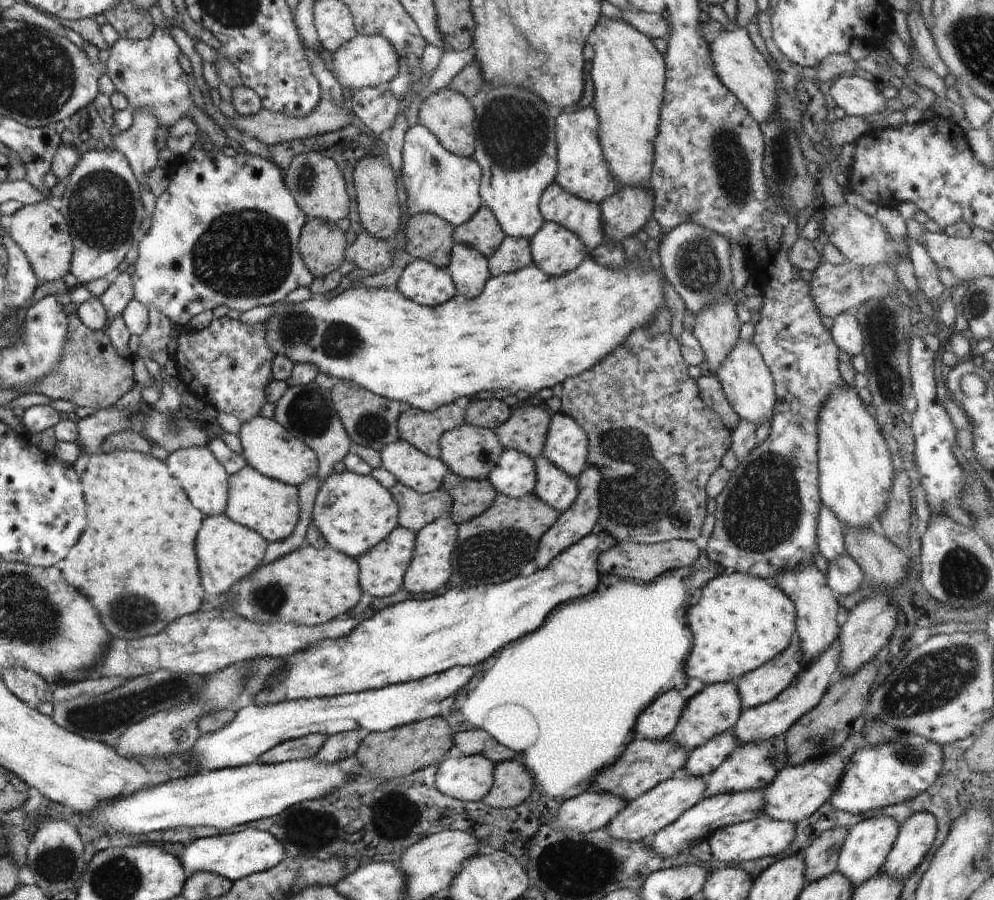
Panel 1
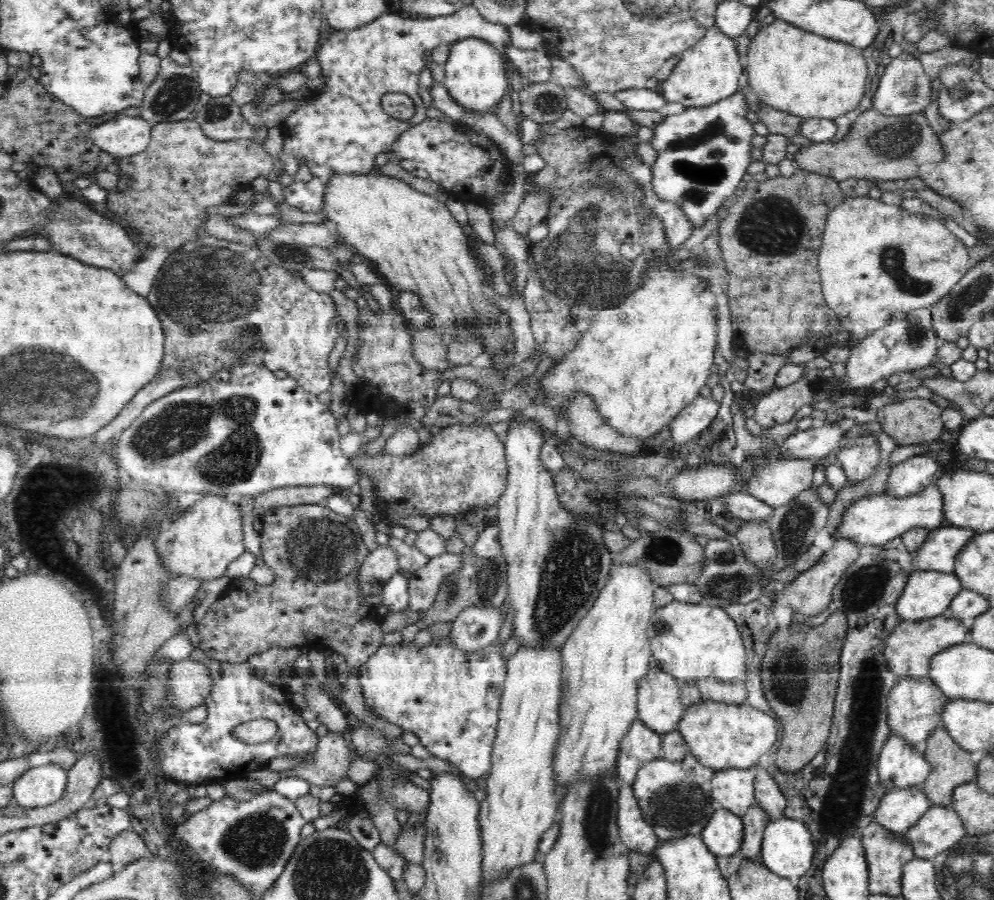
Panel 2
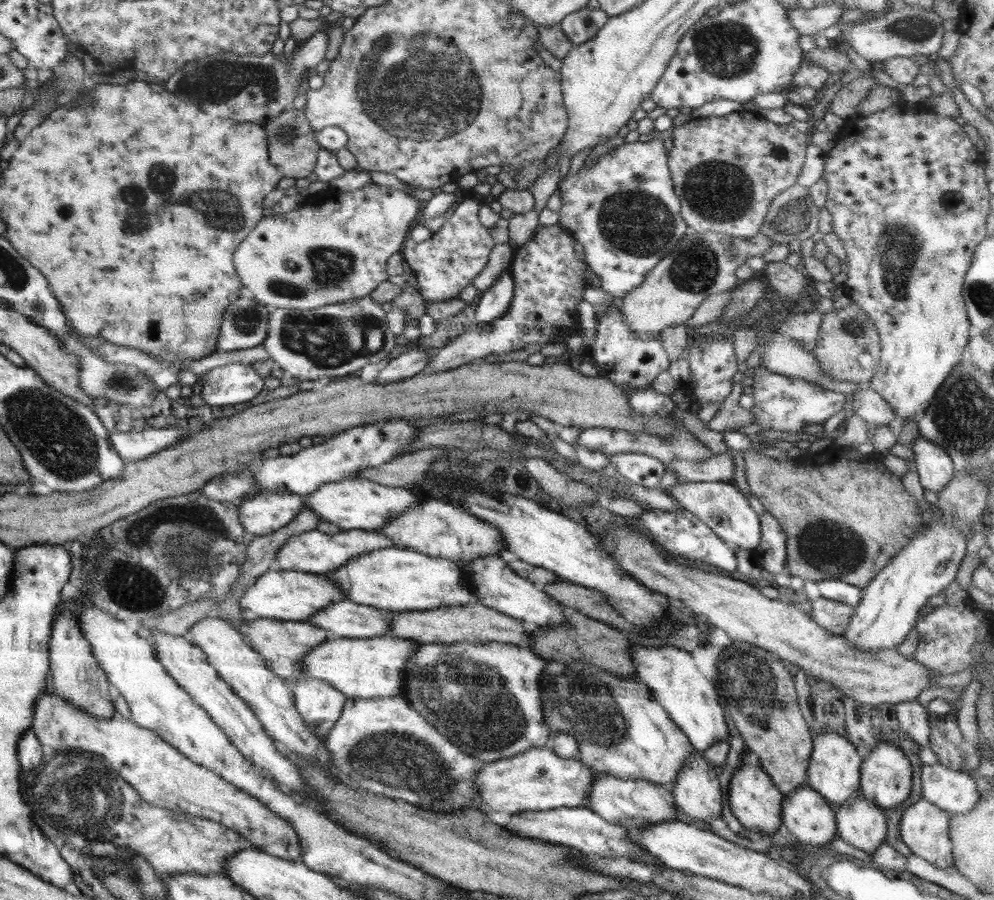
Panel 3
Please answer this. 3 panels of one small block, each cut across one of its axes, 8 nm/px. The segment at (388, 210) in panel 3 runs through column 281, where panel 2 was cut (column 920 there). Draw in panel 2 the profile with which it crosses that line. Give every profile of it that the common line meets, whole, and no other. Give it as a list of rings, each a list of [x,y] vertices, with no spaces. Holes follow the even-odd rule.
[[[846,198],[838,207],[828,214],[828,219],[823,233],[820,258],[817,258],[817,270],[820,272],[821,291],[828,307],[840,316],[841,326],[853,334],[857,339],[862,340],[868,333],[878,330],[888,324],[888,321],[896,313],[908,312],[917,308],[928,308],[942,300],[944,296],[962,280],[962,276],[972,268],[974,252],[967,248],[961,240],[956,238],[940,220],[931,216],[921,214],[910,214],[901,206],[889,206],[880,199],[868,198]]]

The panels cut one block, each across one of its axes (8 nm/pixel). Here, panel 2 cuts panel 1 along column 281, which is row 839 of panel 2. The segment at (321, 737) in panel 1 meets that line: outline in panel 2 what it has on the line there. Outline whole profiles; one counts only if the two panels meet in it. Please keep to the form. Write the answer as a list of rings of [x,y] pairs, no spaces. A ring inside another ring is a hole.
[[[753,804],[741,818],[744,824],[744,836],[739,853],[743,859],[758,858],[762,850],[765,829],[771,822],[770,815],[762,807]]]

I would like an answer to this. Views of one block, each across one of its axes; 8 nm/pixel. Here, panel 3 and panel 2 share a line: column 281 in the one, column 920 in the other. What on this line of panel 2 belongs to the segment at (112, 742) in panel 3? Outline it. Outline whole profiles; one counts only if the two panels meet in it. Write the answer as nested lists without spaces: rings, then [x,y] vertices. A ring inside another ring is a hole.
[[[931,805],[903,837],[913,846],[916,857],[936,860],[936,856],[947,851],[967,834],[959,814],[952,806]]]

